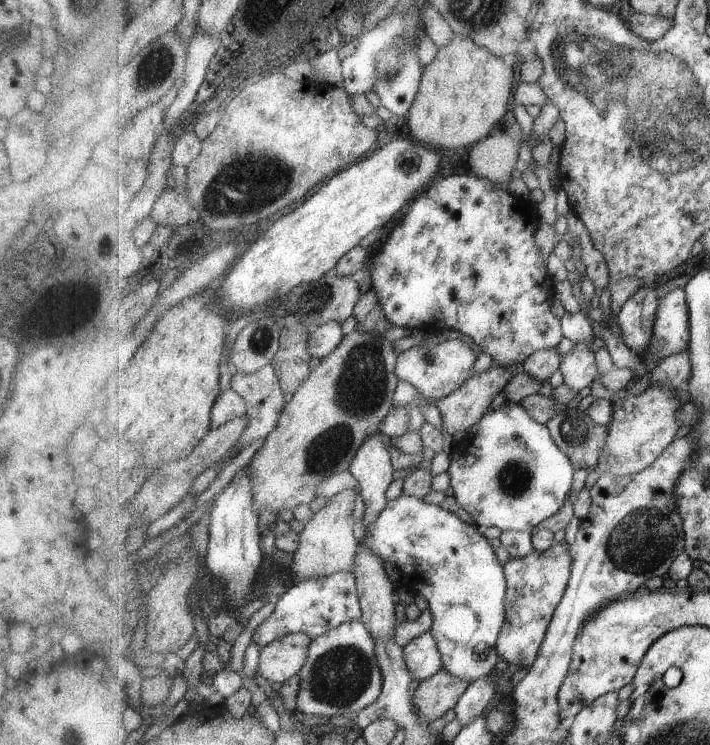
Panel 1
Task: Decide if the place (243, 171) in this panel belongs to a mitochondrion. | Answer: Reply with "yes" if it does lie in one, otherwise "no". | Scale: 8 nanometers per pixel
yes

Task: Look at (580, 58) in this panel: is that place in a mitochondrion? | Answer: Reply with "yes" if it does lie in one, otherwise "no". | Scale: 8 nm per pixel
yes

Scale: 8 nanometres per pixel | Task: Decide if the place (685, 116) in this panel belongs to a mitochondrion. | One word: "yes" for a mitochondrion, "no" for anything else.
yes

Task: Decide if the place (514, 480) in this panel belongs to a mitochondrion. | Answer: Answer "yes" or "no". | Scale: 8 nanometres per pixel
yes

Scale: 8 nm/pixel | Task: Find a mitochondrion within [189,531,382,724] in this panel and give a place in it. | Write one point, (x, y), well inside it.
(338, 677)

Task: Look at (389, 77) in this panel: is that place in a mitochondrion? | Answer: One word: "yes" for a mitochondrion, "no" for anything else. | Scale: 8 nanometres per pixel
yes

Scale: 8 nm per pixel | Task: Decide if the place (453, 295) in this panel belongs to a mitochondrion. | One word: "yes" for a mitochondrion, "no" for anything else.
no

